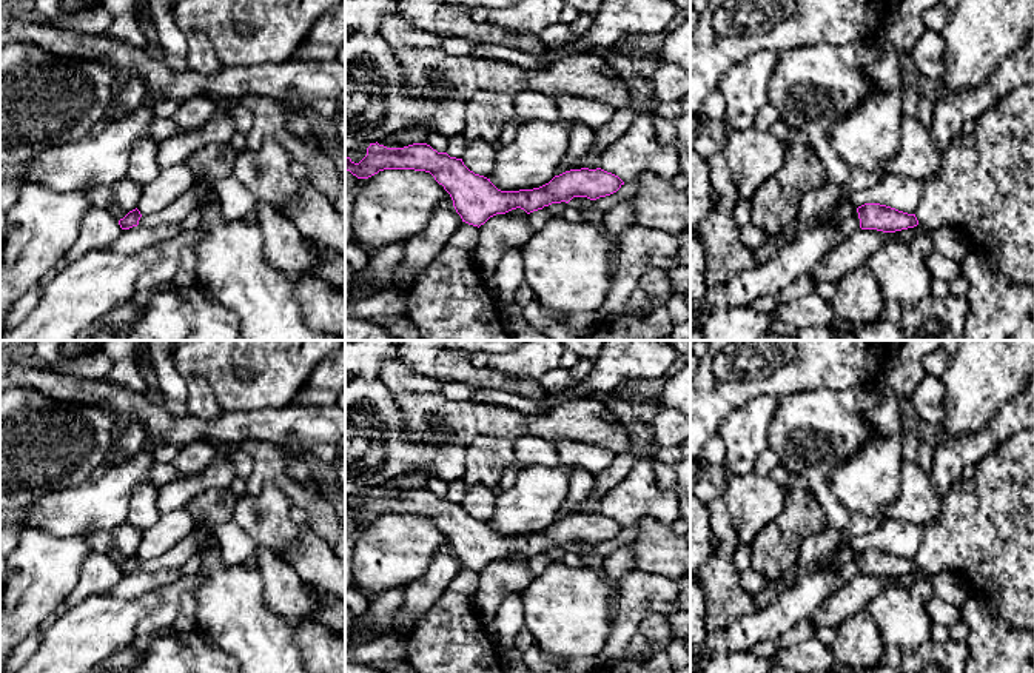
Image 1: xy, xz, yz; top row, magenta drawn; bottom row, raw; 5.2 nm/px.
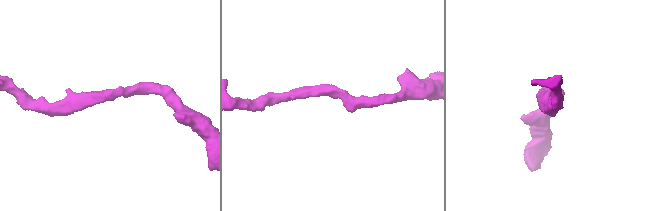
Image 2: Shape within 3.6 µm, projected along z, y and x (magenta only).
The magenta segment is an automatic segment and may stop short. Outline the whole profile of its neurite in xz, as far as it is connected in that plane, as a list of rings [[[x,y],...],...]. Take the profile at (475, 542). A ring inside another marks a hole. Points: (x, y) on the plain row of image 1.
[[[370,488],[367,501],[359,508],[345,501],[345,514],[358,524],[368,524],[384,514],[430,517],[450,539],[462,567],[478,573],[490,562],[516,553],[530,559],[552,548],[569,548],[573,542],[596,545],[616,537],[624,530],[618,521],[601,513],[581,513],[555,521],[539,533],[501,536],[490,524],[470,516],[462,504],[438,497],[427,488],[404,493]]]

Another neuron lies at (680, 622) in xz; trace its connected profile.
[[[690,611],[664,614],[675,639],[684,639],[690,633]]]

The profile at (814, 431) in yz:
[[[878,382],[843,391],[818,390],[780,397],[769,427],[769,448],[778,454],[780,465],[807,480],[812,494],[824,508],[828,527],[832,530],[843,531],[851,514],[834,497],[829,476],[864,445],[871,436],[864,413],[881,399]]]

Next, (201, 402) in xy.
[[[194,376],[186,380],[188,399],[186,408],[188,413],[203,419],[214,420],[222,414],[222,408],[216,400],[216,394],[211,385],[200,376]]]

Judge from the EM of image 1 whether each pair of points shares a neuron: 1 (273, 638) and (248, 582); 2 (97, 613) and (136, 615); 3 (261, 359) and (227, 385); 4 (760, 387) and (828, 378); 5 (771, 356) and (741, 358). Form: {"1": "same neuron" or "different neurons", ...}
{"1": "same neuron", "2": "same neuron", "3": "same neuron", "4": "same neuron", "5": "same neuron"}

